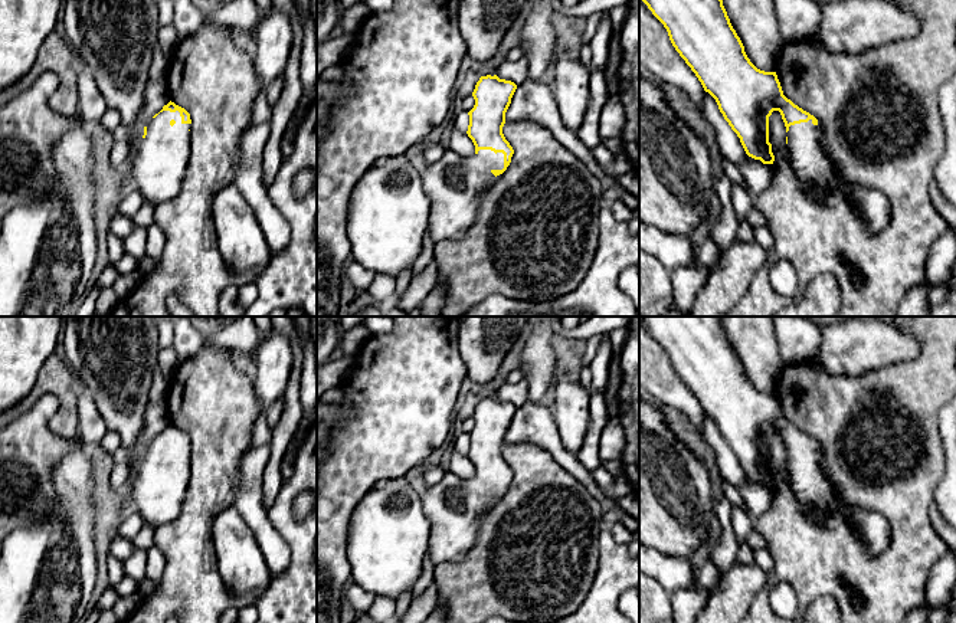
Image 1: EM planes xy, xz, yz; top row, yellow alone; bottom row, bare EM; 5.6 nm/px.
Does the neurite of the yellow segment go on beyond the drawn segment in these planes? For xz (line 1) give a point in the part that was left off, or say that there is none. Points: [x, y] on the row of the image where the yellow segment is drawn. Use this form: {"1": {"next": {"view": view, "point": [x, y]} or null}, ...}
{"1": {"next": {"view": "xz", "point": [457, 184]}}}

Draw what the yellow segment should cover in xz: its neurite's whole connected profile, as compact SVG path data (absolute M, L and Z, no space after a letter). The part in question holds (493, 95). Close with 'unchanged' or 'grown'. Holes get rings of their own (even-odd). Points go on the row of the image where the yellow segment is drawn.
M497 75L481 76L472 92L475 105L468 112L469 125L466 131L475 145L475 154L464 157L462 154L446 150L443 155L430 165L430 170L422 173L425 191L430 201L436 203L436 207L430 210L428 224L428 233L435 243L445 239L456 239L464 230L474 224L485 188L510 165L514 150L505 140L502 127L515 89L517 85L514 82L500 79Z; grown

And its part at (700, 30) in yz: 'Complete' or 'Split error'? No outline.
Split error

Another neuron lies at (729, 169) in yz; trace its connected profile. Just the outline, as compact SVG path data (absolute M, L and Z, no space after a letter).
M723 158L721 164L723 164L723 174L726 174L731 180L731 183L739 184L747 190L746 181L739 167L731 161L729 161L727 158Z

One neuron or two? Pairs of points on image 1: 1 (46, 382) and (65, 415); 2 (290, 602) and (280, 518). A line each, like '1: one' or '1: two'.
1: one
2: one

